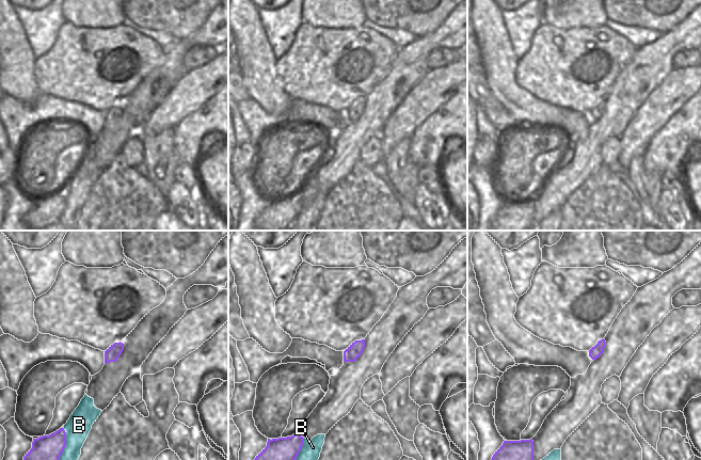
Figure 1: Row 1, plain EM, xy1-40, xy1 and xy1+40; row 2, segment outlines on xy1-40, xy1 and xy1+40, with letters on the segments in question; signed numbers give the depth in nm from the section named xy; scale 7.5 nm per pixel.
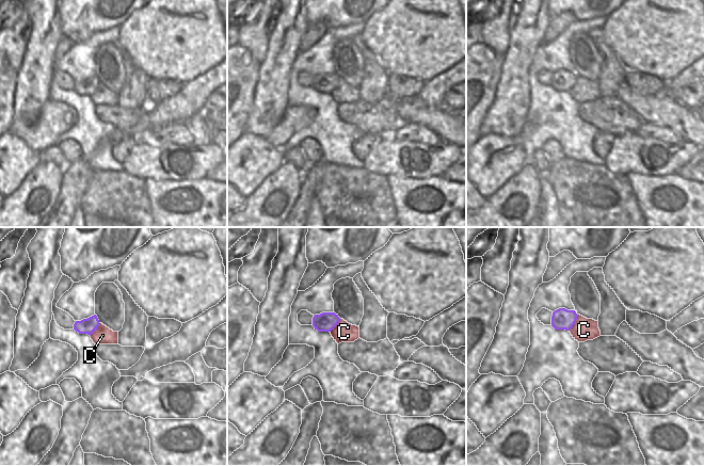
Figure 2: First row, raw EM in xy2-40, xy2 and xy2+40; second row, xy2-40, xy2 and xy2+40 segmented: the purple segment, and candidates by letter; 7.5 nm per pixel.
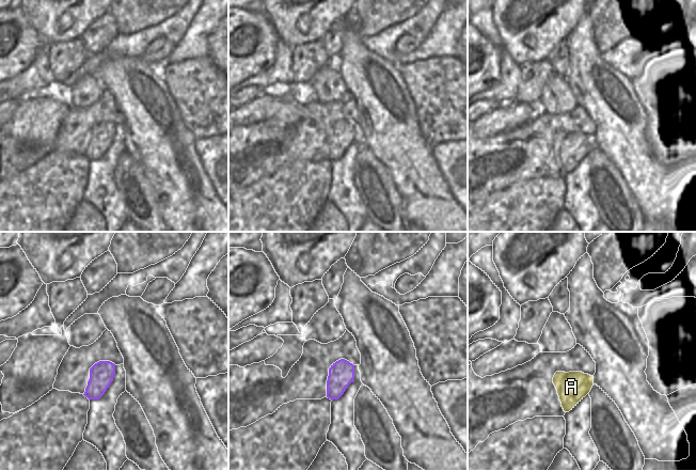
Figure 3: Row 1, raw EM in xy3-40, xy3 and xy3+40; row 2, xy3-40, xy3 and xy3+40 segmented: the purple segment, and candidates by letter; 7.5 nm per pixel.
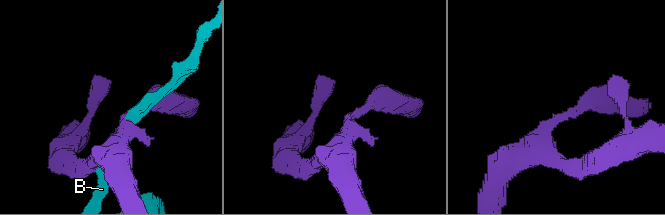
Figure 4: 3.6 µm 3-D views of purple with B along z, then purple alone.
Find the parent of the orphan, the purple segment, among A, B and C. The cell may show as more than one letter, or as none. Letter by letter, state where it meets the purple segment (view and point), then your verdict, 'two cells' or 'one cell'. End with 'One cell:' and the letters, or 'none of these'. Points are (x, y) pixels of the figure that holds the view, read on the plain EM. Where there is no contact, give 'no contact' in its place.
A: no contact | one cell
B: xy1-40 (65, 205) | two cells
C: xy2+40 (574, 84) | two cells
One cell: A

